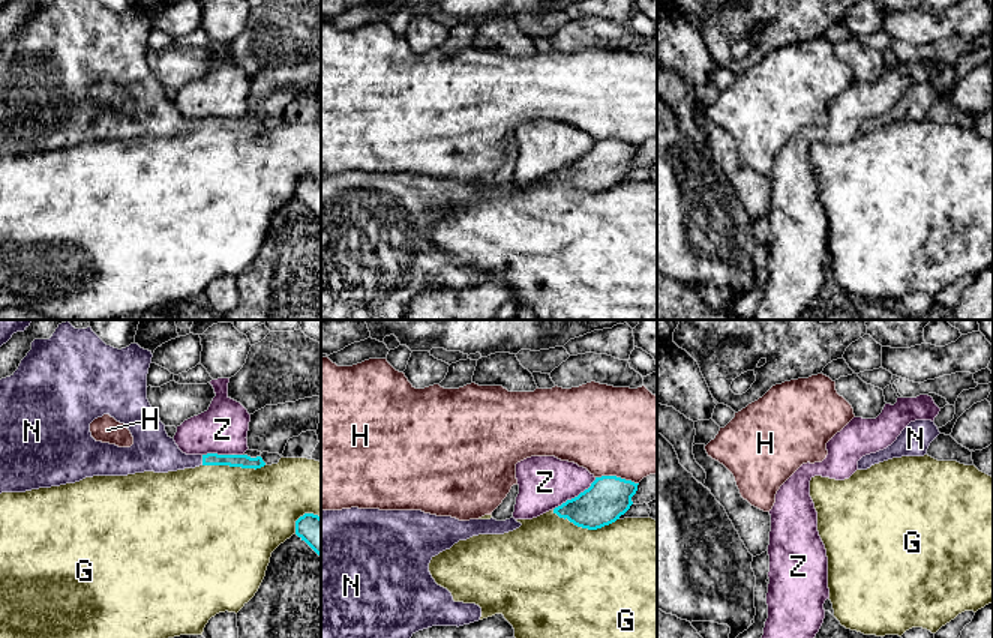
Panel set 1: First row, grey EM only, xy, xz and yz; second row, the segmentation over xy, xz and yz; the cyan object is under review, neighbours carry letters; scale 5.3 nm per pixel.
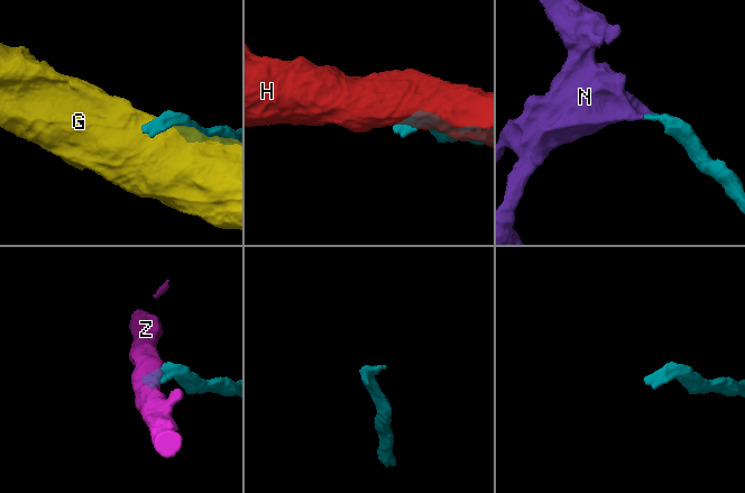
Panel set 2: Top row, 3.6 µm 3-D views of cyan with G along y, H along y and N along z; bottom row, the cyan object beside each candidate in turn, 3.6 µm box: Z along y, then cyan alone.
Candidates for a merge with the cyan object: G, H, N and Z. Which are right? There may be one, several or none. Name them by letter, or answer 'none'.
N

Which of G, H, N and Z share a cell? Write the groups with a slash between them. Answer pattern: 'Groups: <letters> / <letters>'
Groups: G / H / N / Z

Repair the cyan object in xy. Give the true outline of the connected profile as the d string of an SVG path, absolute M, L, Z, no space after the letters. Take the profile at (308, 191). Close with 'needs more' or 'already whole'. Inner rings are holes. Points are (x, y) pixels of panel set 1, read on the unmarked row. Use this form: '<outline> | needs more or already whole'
M304 177L296 185L296 198L321 221L321 182Z | already whole

